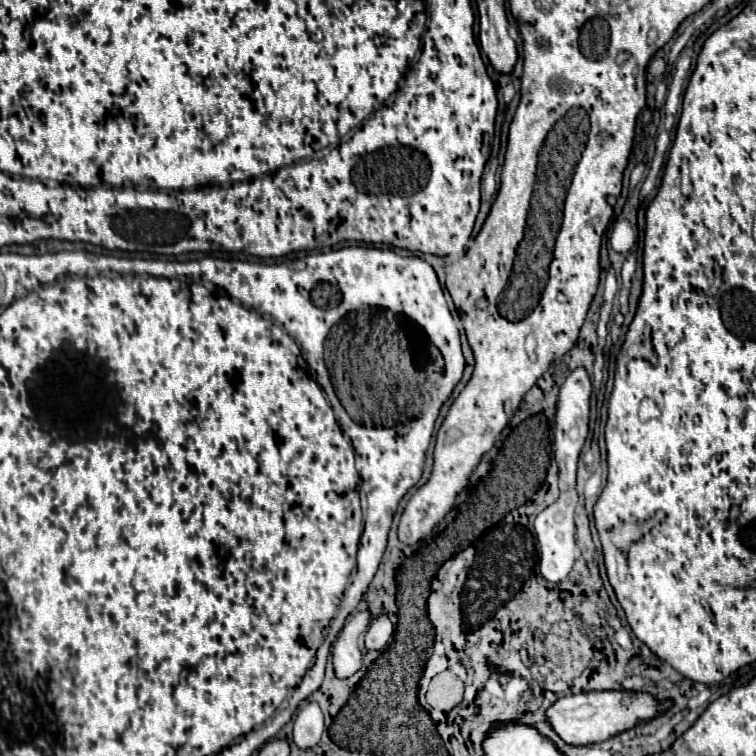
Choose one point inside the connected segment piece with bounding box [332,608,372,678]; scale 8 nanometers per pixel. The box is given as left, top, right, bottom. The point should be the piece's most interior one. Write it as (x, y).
(345, 654)

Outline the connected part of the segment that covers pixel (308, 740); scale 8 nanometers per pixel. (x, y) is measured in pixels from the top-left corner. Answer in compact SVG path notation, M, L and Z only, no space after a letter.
M304 704L294 718L294 744L298 748L314 748L324 734L324 716L318 704Z

